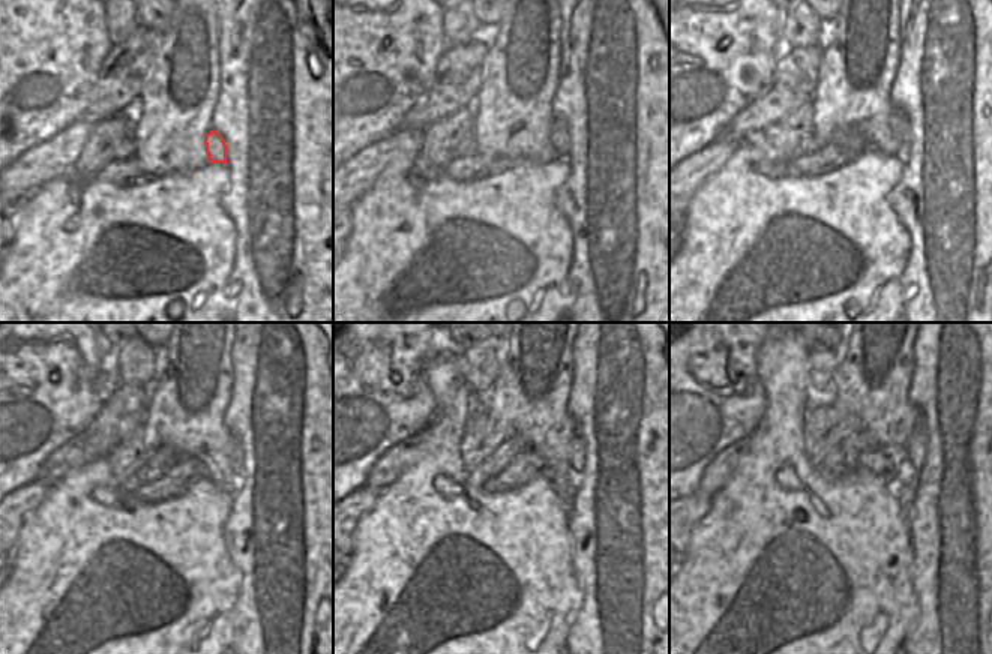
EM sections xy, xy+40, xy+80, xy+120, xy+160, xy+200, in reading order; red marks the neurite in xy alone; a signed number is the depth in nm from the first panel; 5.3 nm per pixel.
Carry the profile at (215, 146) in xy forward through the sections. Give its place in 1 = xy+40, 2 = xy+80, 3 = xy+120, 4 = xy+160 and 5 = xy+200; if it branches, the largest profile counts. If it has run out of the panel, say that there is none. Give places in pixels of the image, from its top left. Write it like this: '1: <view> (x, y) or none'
1: xy+40 (559, 135)
2: xy+80 (899, 128)
3: xy+120 (237, 459)
4: xy+160 (577, 456)
5: xy+200 (916, 446)

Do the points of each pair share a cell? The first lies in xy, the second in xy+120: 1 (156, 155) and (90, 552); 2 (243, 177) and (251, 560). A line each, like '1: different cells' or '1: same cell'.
1: different cells
2: same cell

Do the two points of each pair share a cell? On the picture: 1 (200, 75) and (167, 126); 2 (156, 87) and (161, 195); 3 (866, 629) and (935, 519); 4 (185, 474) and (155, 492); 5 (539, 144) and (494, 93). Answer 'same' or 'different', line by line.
1: same
2: different
3: different
4: same
5: same

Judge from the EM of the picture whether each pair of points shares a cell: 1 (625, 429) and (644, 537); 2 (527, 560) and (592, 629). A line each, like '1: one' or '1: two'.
1: one
2: two

